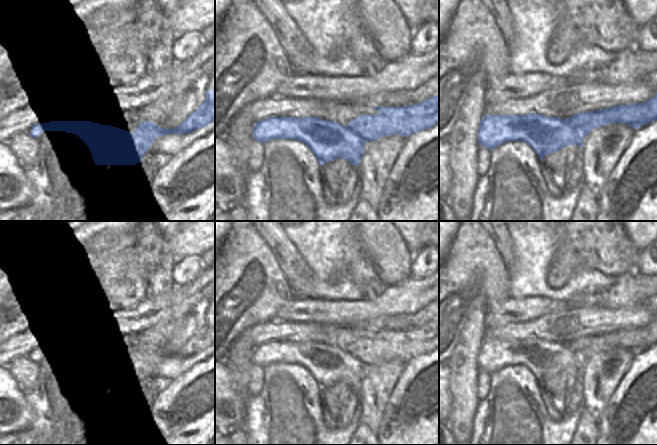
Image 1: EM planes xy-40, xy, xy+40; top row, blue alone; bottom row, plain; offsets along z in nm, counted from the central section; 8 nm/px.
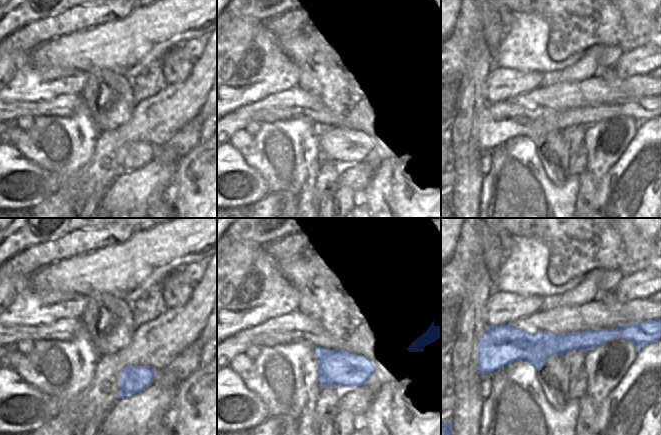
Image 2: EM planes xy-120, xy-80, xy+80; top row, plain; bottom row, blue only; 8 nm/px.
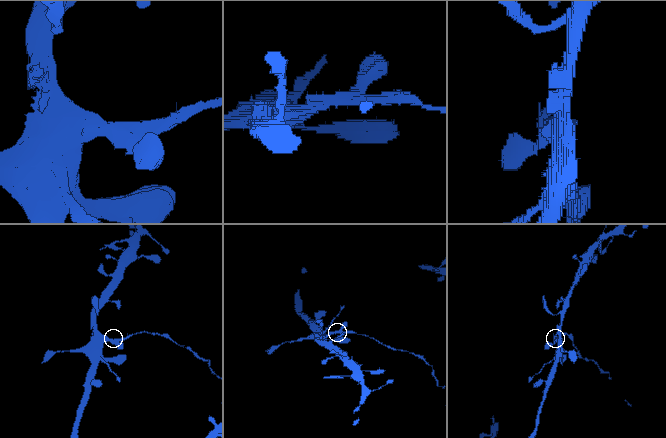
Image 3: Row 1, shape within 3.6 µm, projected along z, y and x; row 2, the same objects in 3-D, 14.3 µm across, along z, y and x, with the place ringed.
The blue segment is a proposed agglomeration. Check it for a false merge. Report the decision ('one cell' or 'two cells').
two cells

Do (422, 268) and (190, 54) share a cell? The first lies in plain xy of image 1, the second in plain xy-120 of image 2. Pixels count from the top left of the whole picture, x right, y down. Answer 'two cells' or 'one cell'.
one cell

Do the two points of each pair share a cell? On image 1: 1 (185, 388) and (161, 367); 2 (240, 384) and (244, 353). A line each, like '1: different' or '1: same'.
1: different
2: same

